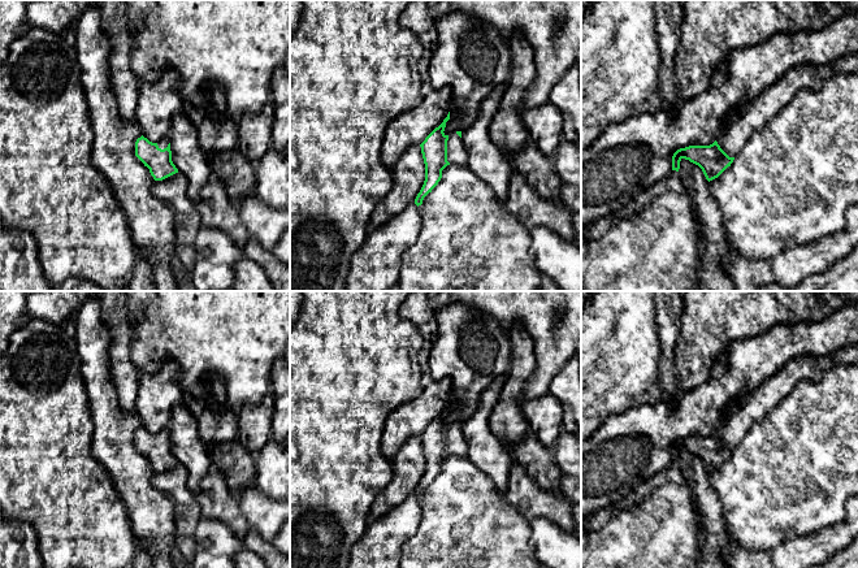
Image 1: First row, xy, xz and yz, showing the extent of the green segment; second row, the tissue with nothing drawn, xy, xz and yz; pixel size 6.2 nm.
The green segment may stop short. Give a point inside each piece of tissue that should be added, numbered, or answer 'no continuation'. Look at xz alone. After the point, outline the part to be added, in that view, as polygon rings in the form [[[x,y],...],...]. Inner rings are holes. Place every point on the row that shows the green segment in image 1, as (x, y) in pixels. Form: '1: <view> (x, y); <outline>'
1: xz (456, 154); [[[452,133],[447,140],[447,161],[450,164],[467,164],[468,161],[468,152],[456,133]]]

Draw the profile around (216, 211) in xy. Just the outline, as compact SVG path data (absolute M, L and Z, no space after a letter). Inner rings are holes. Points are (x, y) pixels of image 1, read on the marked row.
M212 174L202 188L196 209L202 227L217 229L229 235L240 248L244 247L250 239L248 230L217 175Z

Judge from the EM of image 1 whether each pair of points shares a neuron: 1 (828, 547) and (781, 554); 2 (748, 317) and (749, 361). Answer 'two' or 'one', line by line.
1: one
2: two

